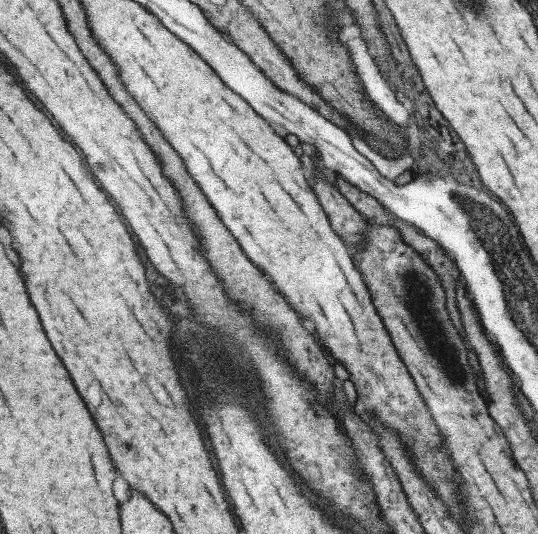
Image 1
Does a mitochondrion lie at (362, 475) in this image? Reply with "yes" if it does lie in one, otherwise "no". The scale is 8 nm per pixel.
no

